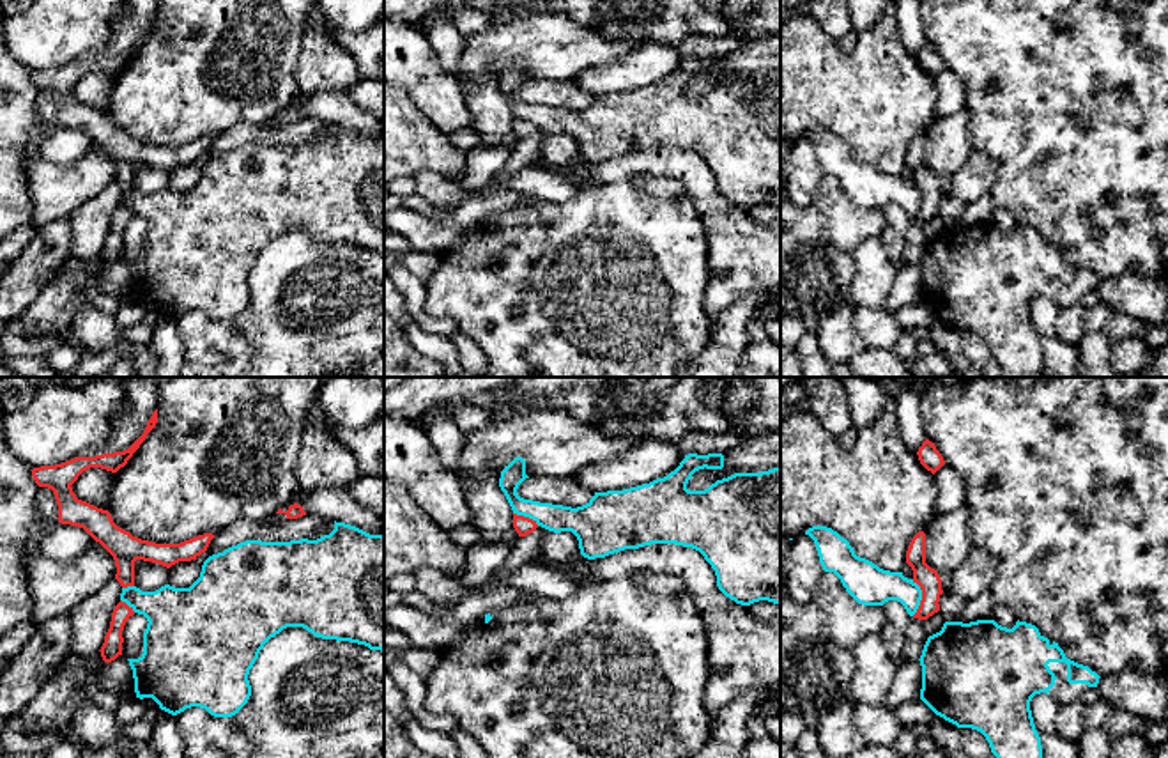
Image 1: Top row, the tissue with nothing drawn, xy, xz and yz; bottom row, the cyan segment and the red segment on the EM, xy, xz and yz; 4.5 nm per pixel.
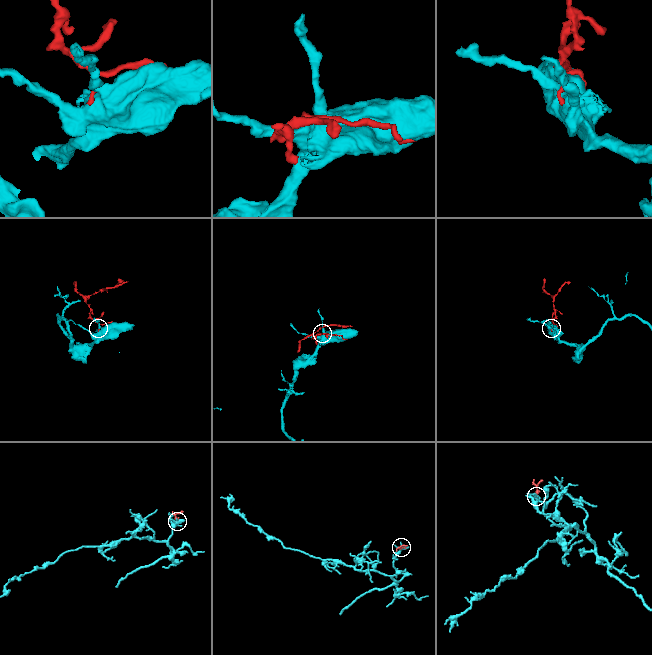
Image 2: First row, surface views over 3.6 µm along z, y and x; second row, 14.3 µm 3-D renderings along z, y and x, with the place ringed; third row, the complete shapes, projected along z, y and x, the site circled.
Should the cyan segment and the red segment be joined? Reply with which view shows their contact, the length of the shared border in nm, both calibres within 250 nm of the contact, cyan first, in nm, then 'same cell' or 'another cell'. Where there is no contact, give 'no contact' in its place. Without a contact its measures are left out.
yz | 170 nm | 190/100 nm | another cell

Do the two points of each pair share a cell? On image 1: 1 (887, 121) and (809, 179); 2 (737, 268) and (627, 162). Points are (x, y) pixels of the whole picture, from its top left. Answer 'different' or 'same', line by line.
1: different
2: same

